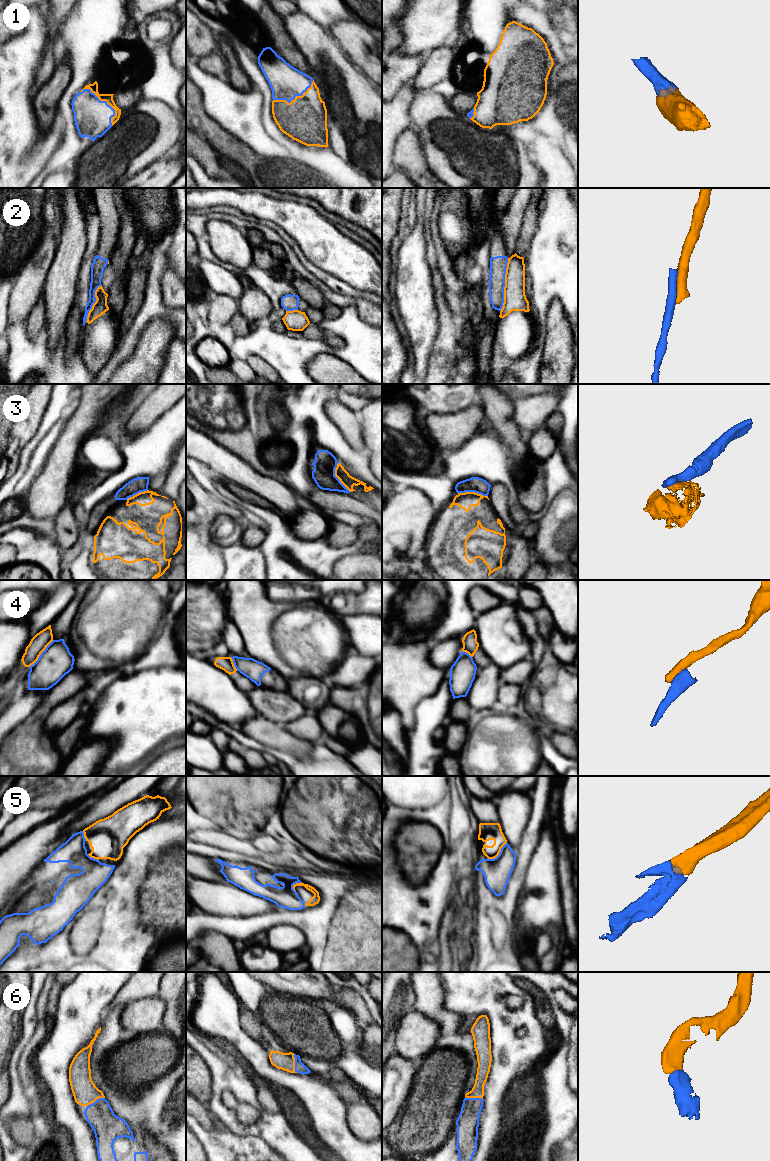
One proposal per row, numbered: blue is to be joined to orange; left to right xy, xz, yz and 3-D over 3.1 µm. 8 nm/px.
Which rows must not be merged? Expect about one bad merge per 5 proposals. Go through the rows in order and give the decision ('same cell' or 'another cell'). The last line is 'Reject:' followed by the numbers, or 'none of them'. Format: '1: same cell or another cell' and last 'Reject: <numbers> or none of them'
1: same cell
2: another cell
3: another cell
4: another cell
5: same cell
6: same cell
Reject: 2, 3, 4

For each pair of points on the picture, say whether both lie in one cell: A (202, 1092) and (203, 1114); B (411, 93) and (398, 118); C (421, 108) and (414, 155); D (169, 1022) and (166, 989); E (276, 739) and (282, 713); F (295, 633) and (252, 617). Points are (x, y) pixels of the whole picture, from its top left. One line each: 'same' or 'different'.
A: different
B: same
C: different
D: same
E: different
F: same

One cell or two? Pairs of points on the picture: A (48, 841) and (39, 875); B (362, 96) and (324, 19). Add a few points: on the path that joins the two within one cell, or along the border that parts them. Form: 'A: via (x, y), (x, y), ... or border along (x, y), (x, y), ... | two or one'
A: border along (62, 843), (44, 859) | two
B: border along (316, 21), (328, 31) | two

